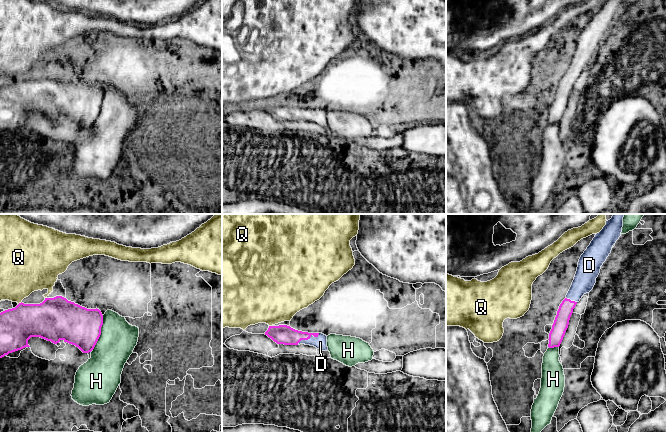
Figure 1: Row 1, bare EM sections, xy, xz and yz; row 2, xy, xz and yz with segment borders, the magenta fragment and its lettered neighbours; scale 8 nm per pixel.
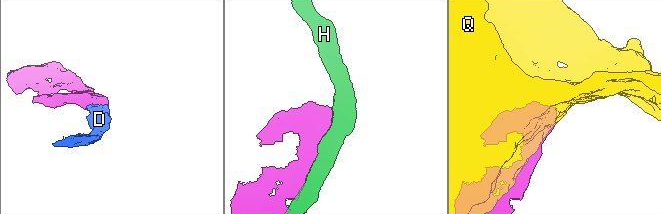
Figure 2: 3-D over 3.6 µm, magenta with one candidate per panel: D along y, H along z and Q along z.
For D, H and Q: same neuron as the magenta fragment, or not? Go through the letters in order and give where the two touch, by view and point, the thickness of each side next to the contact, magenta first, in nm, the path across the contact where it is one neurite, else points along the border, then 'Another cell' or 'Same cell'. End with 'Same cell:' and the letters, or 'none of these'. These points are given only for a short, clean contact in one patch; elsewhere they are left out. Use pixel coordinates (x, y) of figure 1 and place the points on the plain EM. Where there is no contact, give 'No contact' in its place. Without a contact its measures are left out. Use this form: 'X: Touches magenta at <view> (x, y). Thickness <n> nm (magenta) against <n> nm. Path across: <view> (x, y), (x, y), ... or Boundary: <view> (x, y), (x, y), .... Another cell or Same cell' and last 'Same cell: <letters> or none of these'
D: Touches magenta at xz (308, 114). Thickness 160 nm (magenta) against 110 nm. Path across: xz (282, 110), (308, 114), (316, 115), (320, 118). Same cell
H: Touches magenta at xy (100, 108). Thickness 320 nm (magenta) against 300 nm. Another cell
Q: Touches magenta at xy (19, 79). Thickness 280 nm (magenta) against 360 nm. Another cell
Same cell: D

